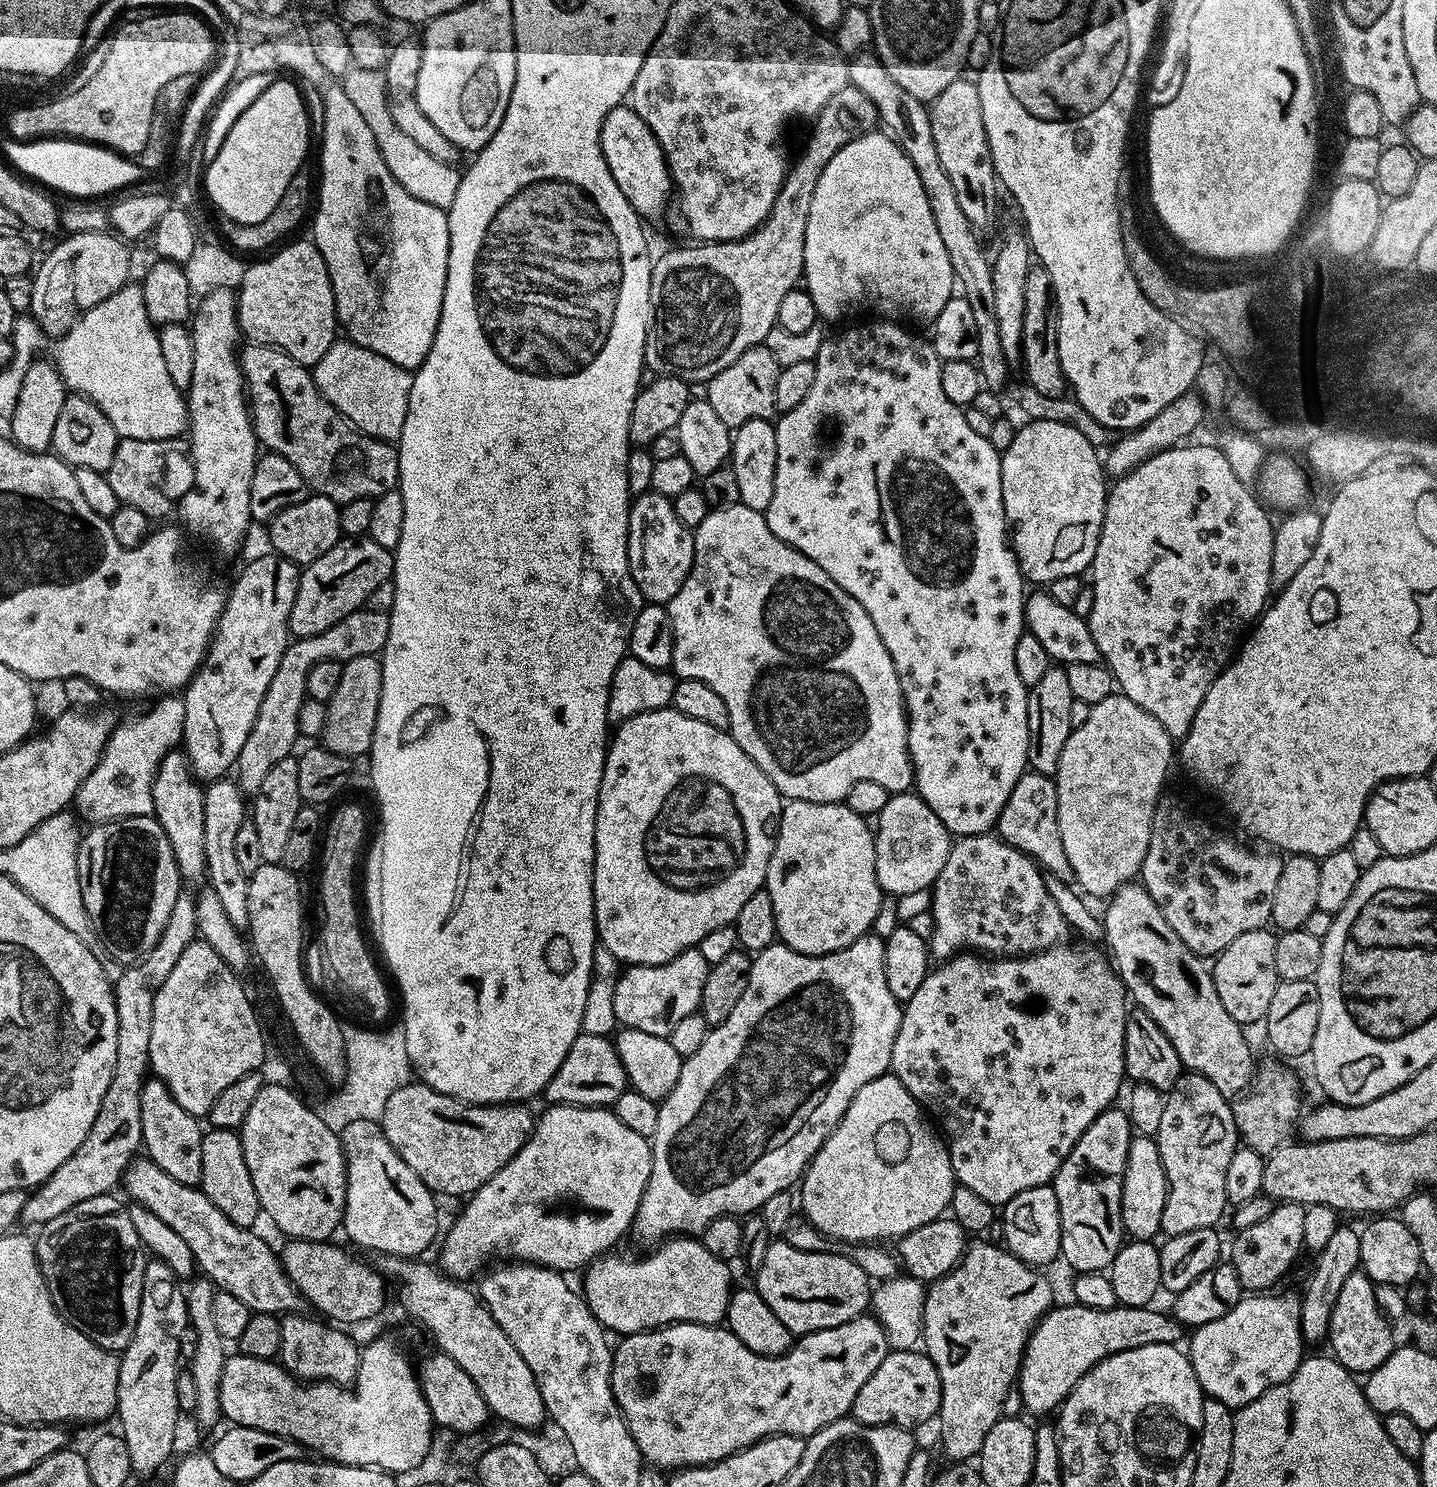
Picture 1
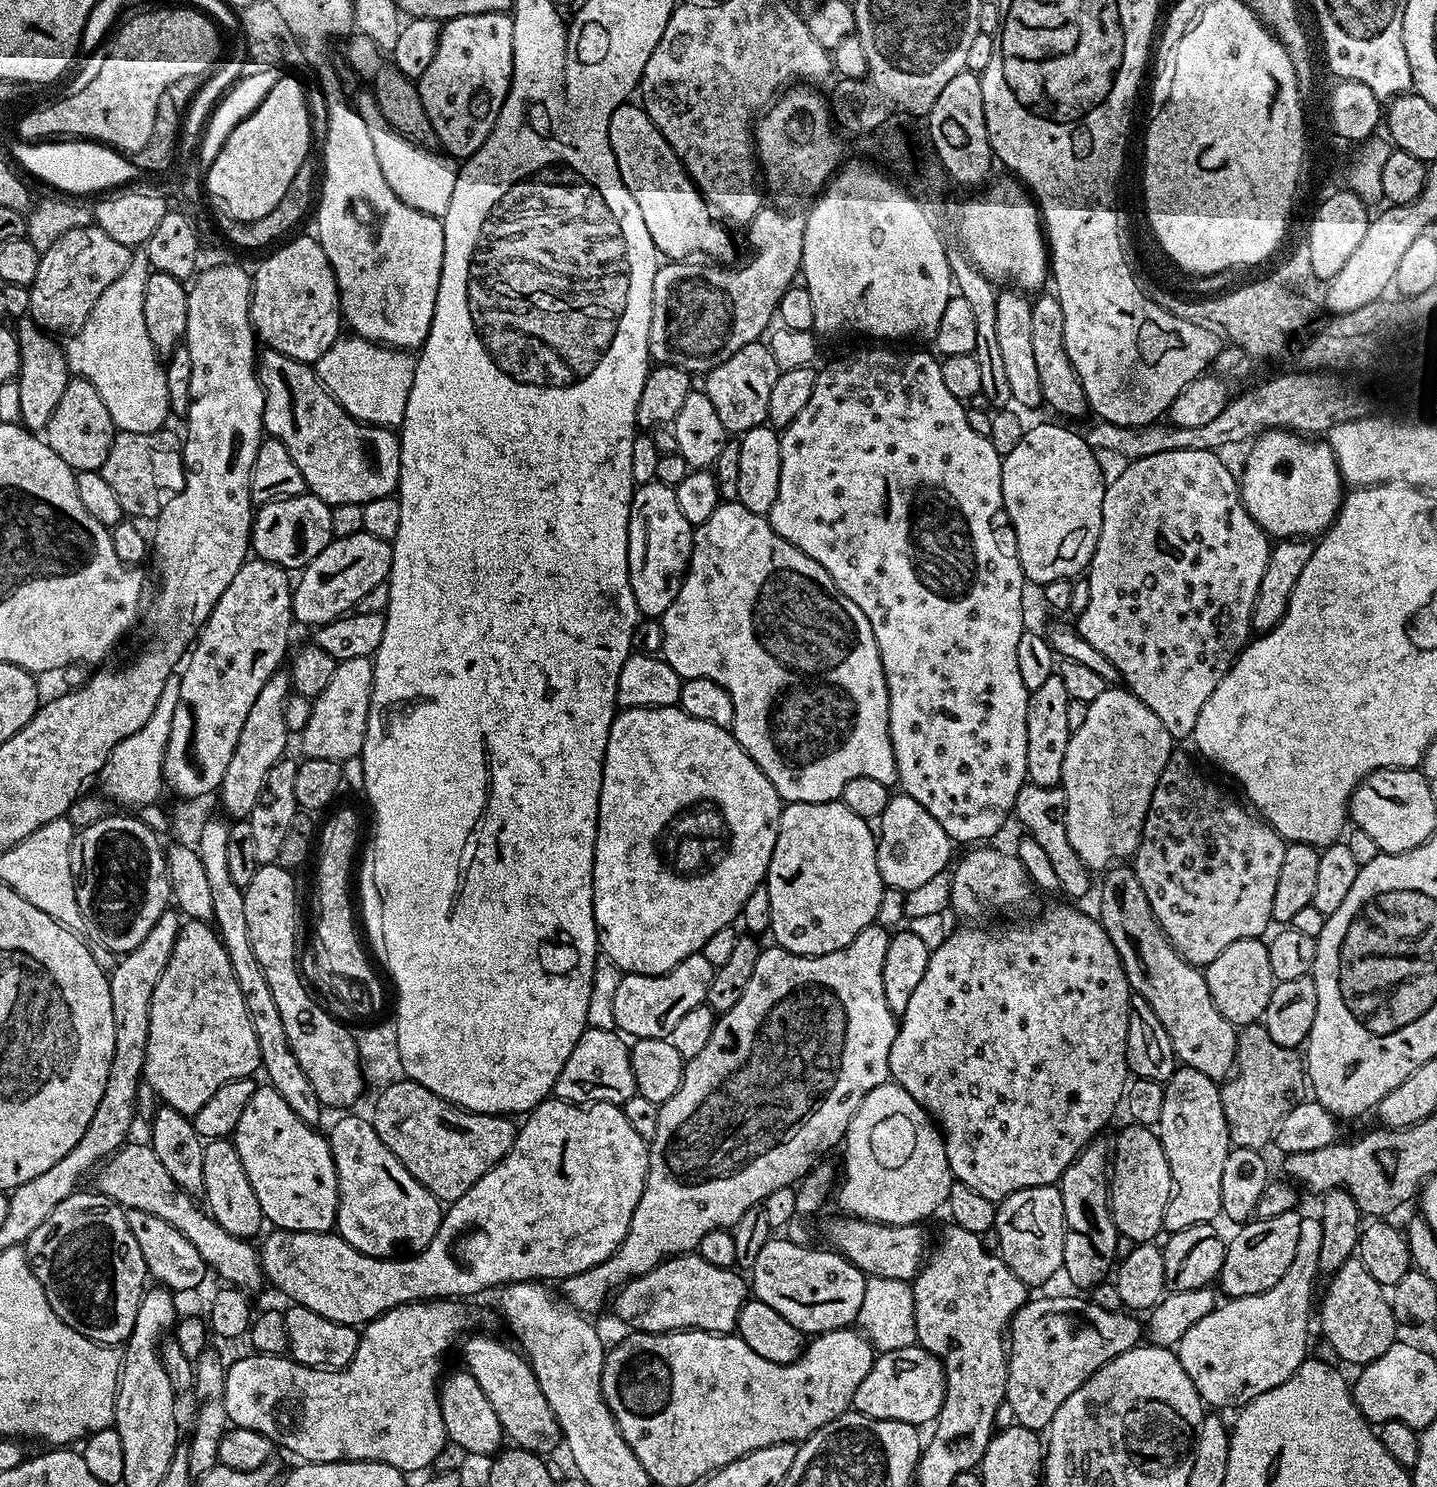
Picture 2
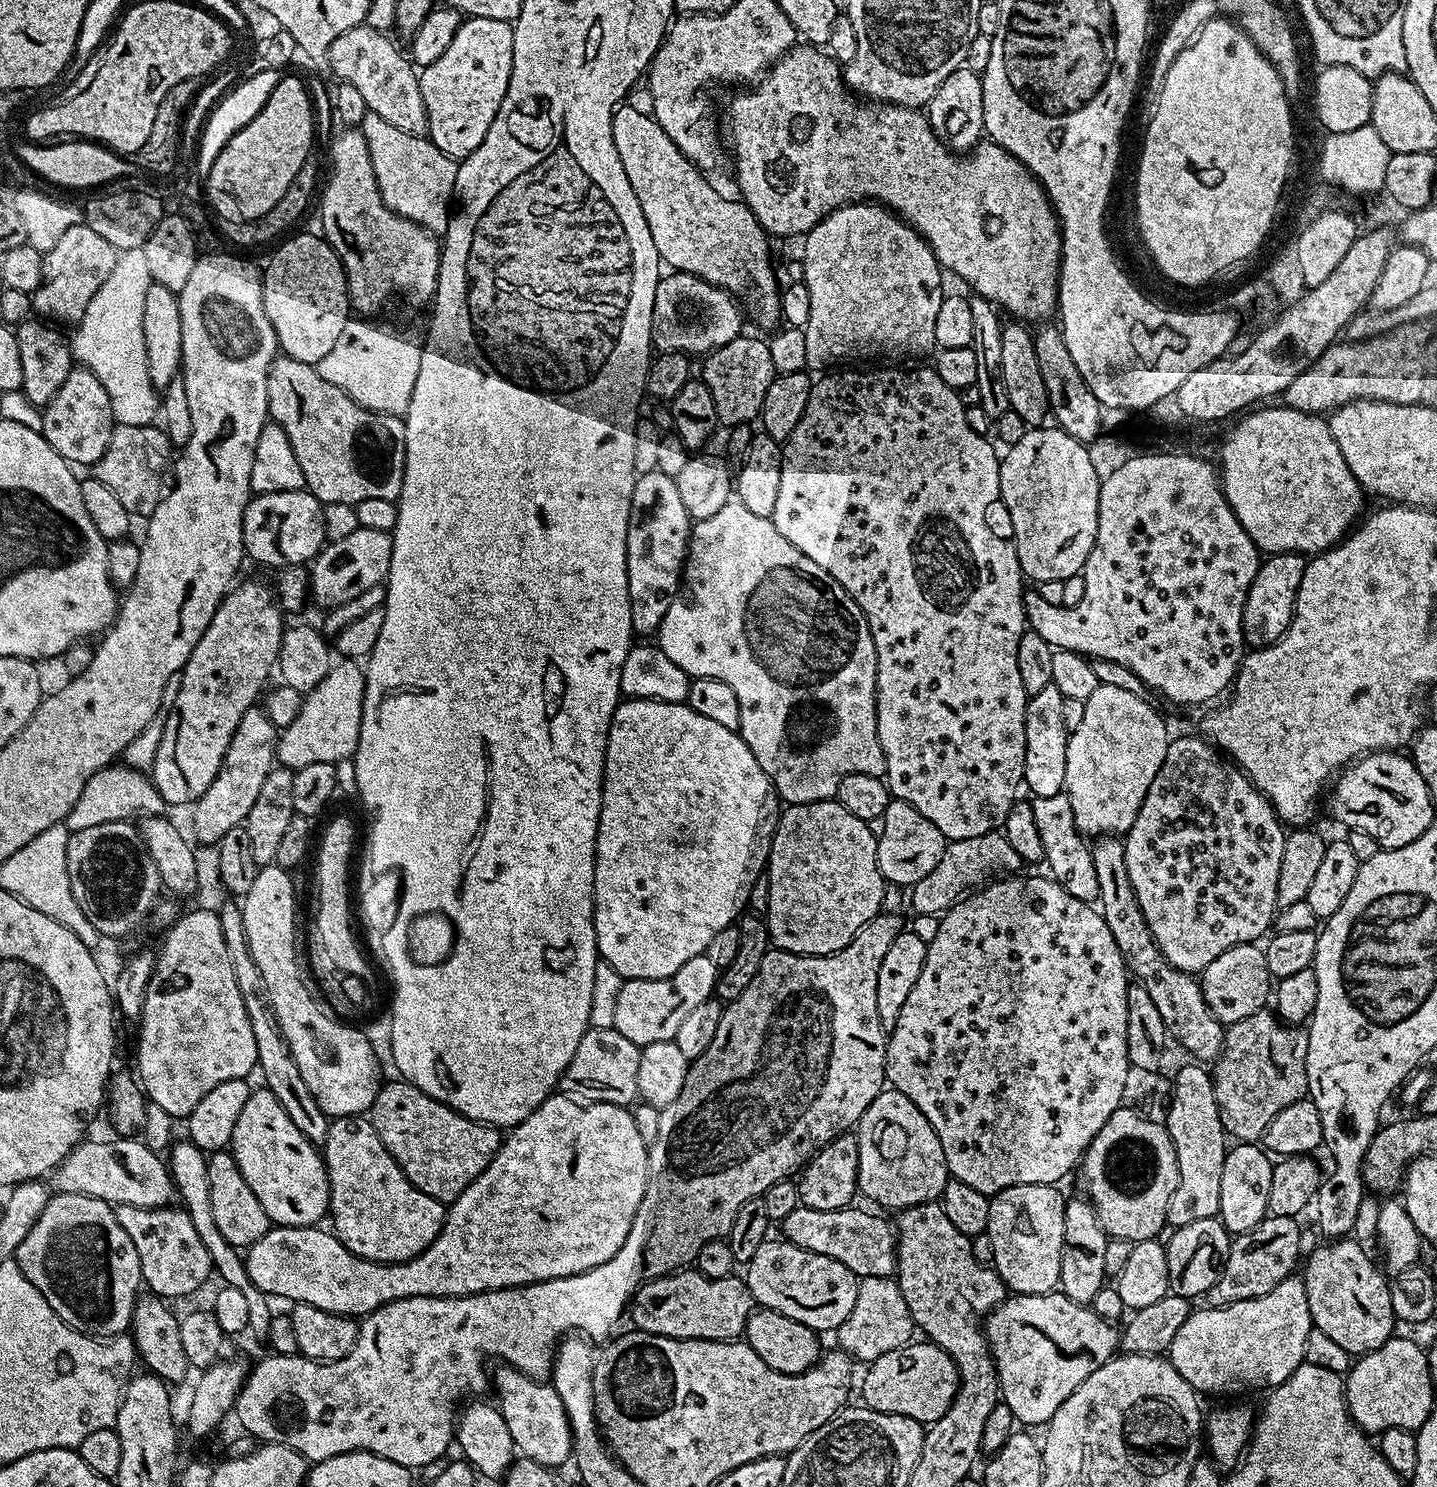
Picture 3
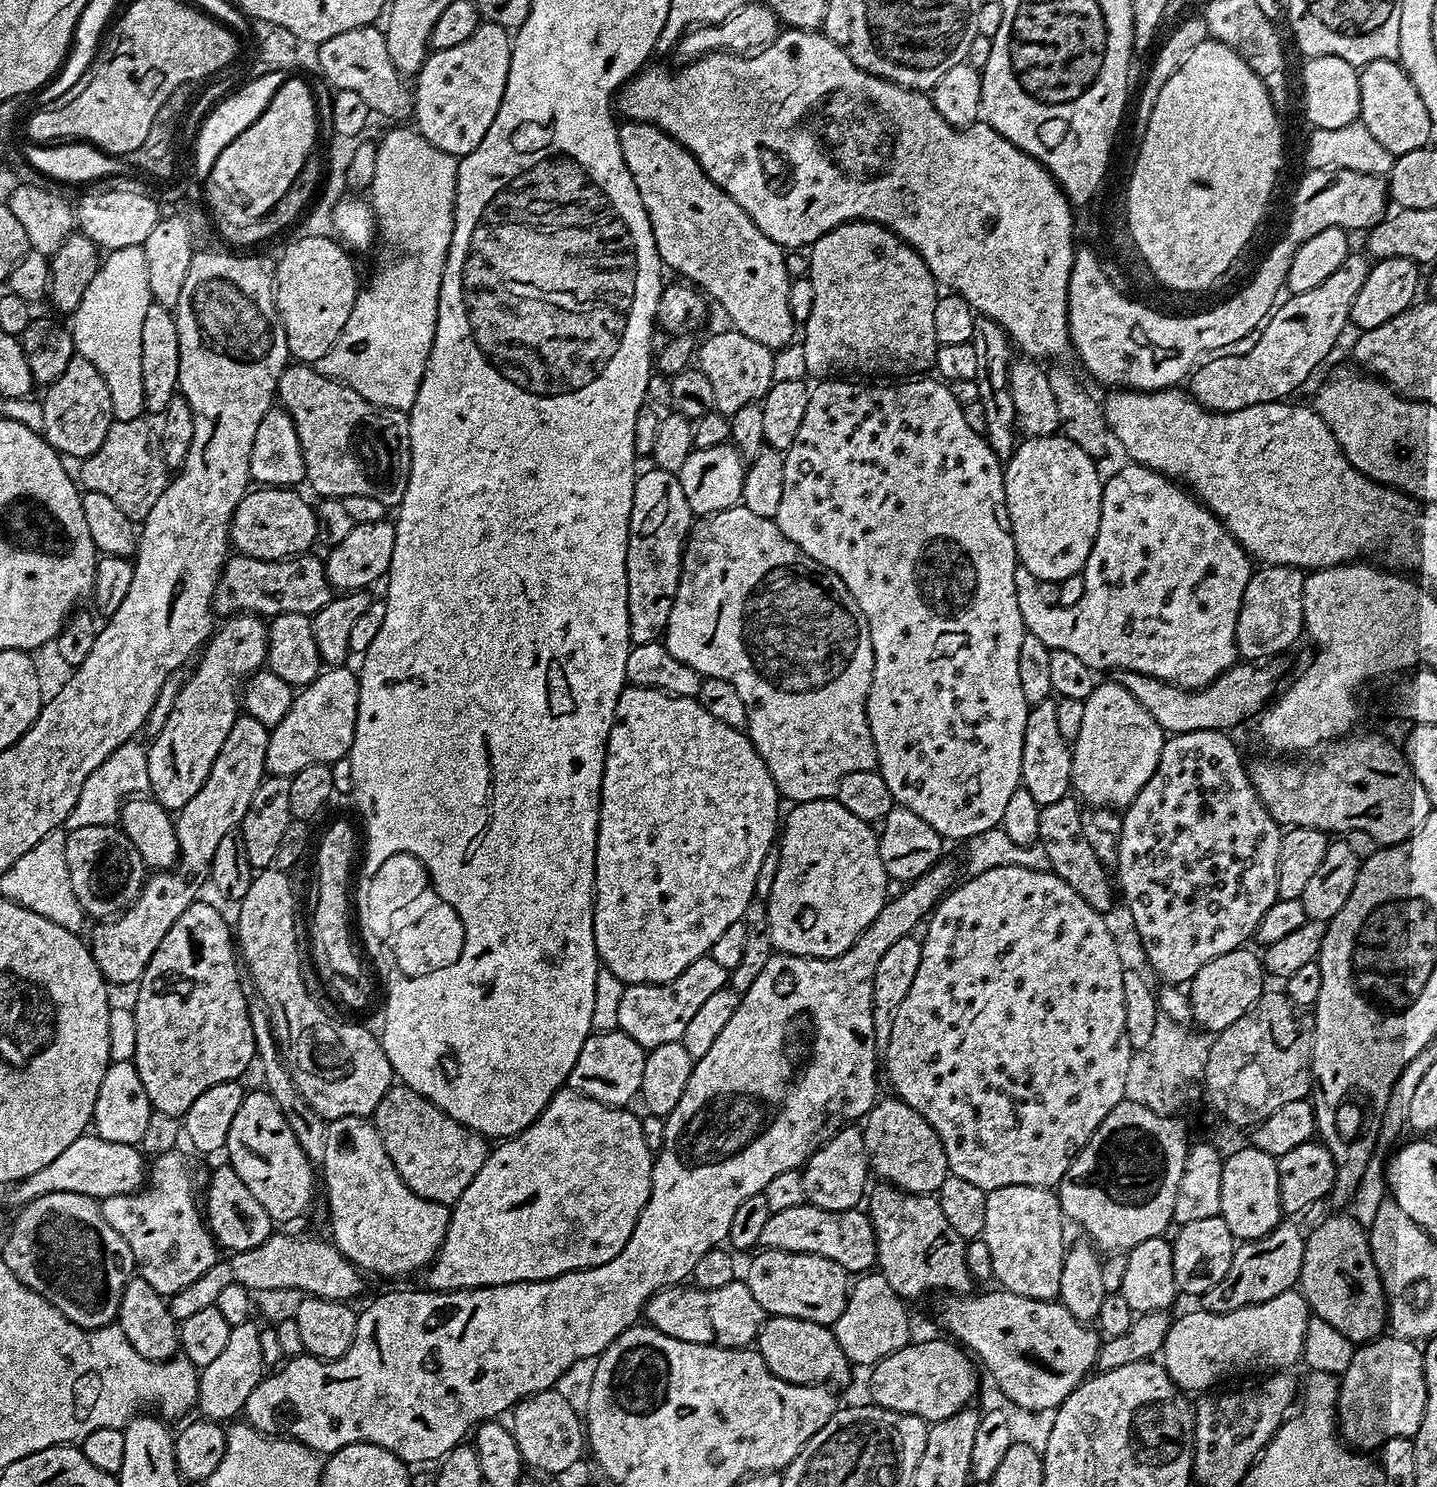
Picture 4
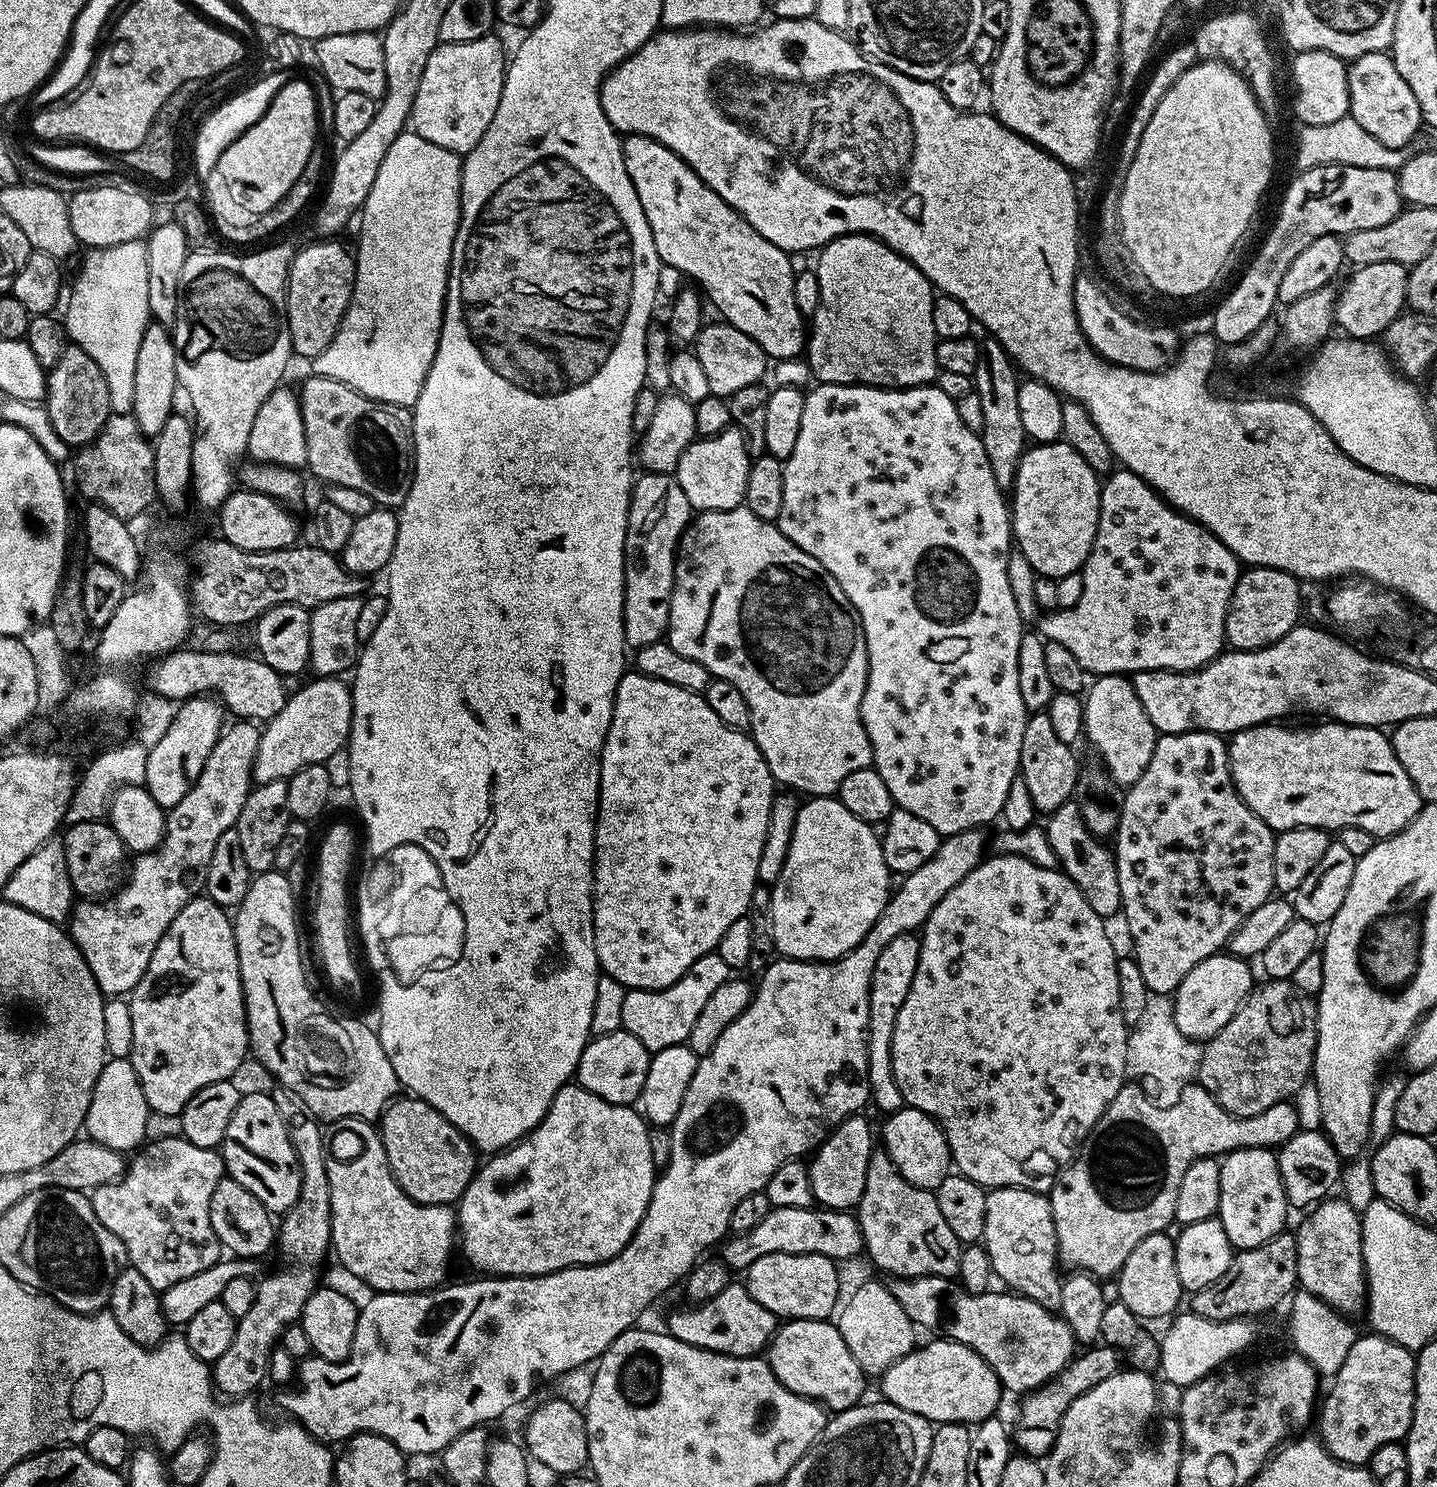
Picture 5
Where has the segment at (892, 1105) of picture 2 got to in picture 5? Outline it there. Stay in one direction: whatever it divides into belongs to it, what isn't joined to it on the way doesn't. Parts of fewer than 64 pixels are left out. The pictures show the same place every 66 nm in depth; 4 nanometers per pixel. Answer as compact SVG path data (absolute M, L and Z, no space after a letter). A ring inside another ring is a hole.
M907 1106L891 1113L885 1120L888 1121L884 1124L882 1148L888 1153L888 1157L894 1162L902 1178L906 1178L919 1188L935 1190L950 1175L952 1164L952 1155L939 1124L922 1110Z

